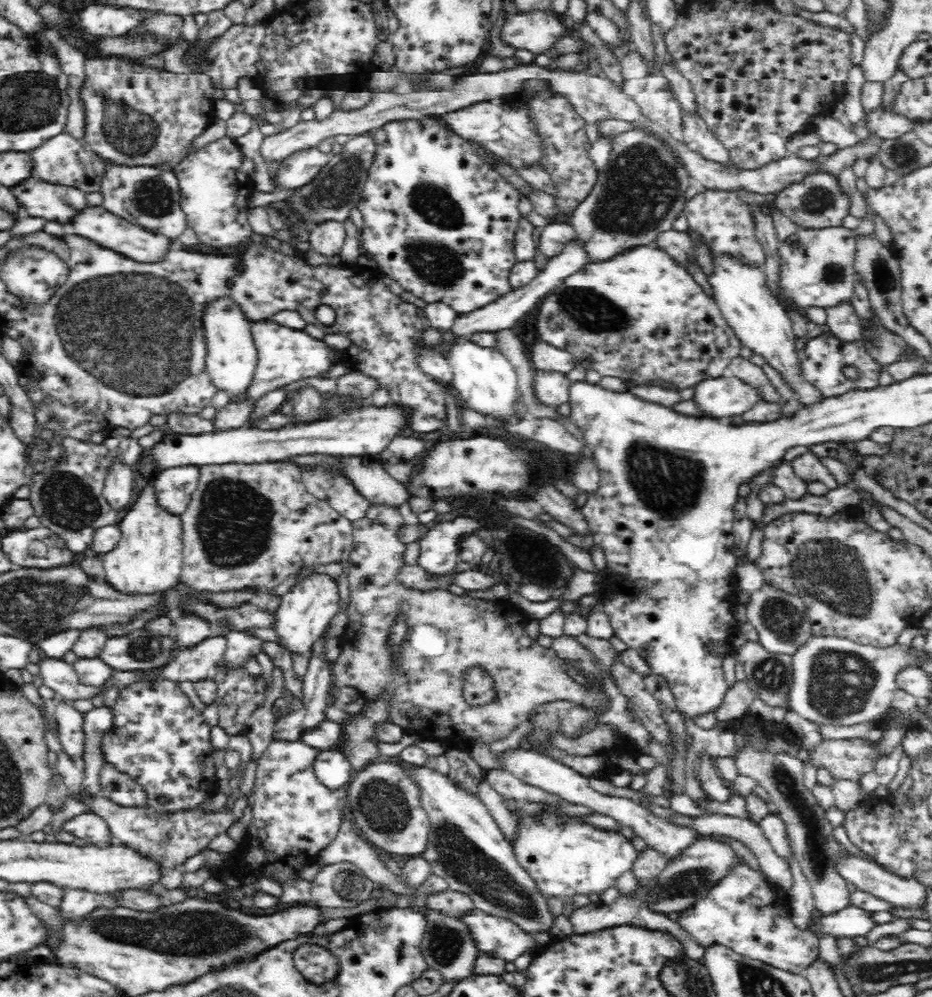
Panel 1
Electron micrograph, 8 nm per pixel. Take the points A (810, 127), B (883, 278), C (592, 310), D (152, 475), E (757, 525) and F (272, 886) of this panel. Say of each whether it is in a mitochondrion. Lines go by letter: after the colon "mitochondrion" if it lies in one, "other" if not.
A: other
B: mitochondrion
C: mitochondrion
D: other
E: other
F: other

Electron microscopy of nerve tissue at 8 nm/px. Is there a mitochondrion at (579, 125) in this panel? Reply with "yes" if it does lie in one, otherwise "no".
no

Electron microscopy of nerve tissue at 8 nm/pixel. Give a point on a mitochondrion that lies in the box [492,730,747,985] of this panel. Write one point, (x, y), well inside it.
(687, 883)

